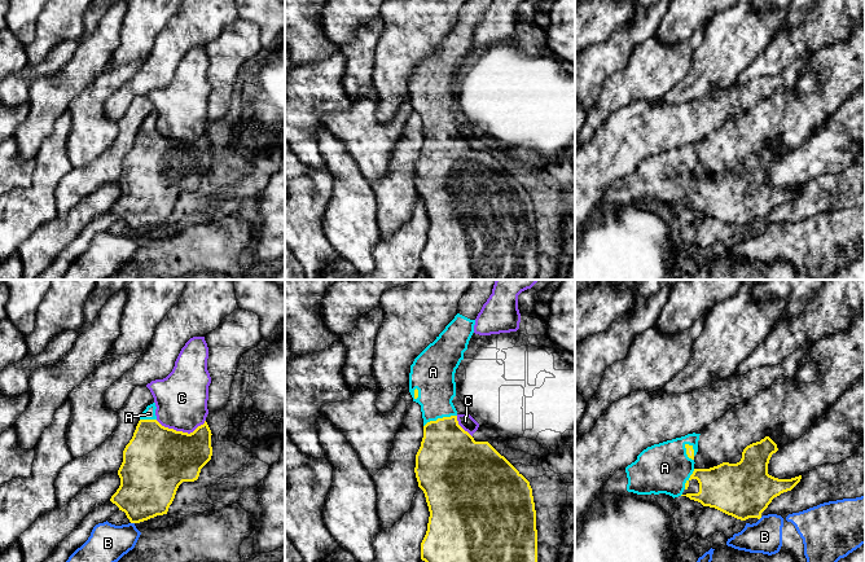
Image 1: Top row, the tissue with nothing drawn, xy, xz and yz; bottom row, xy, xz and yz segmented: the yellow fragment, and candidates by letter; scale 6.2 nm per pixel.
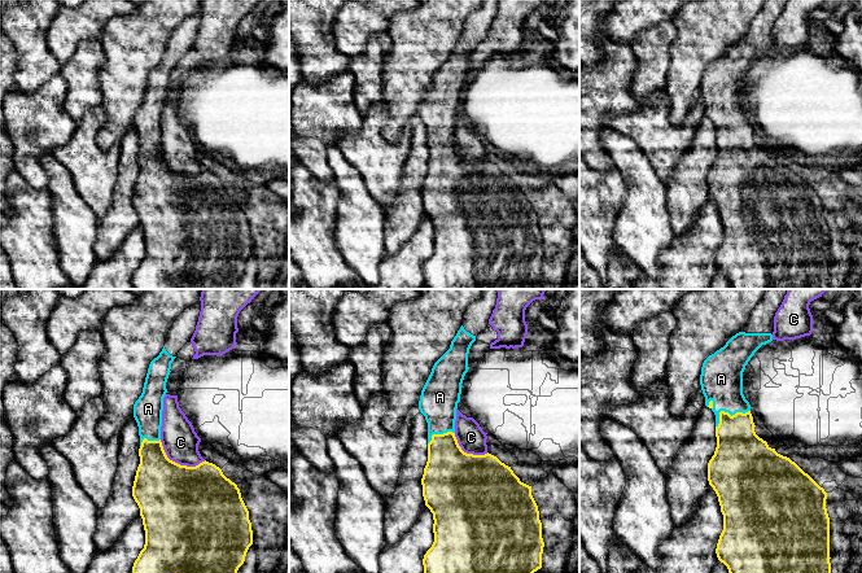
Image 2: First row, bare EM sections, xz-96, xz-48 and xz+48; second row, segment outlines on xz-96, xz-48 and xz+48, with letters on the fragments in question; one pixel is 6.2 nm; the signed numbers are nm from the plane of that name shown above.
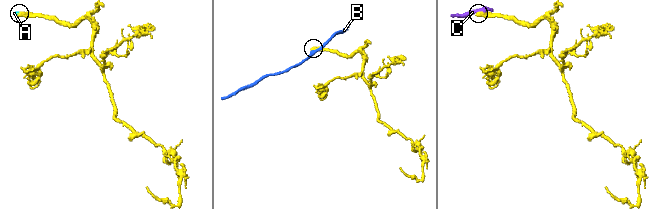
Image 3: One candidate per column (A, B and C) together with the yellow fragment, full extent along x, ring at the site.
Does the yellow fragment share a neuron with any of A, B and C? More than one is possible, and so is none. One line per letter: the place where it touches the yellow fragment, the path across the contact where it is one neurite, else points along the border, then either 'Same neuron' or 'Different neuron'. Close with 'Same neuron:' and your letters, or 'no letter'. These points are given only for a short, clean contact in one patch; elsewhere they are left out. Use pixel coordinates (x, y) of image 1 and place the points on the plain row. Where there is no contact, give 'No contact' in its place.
A: Touches yellow at yz (686, 162). Same neuron
B: Touches yellow at xy (132, 232). Different neuron
C: Touches yellow at xy (180, 141). Different neuron
Same neuron: A

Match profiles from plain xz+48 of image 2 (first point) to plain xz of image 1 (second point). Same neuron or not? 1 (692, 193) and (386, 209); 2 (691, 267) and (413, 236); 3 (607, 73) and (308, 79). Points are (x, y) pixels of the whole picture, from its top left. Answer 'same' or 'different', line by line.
1: same
2: same
3: same

